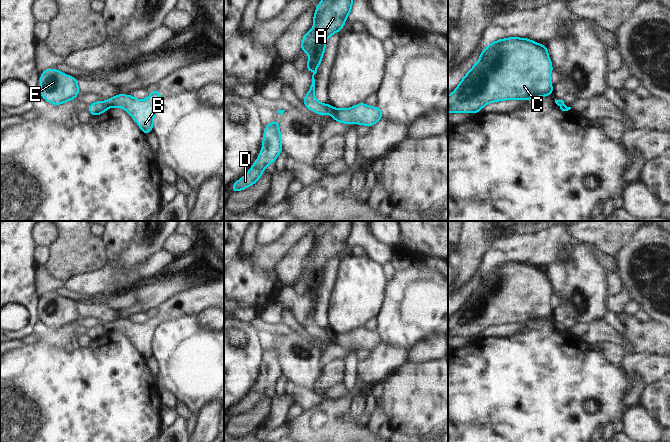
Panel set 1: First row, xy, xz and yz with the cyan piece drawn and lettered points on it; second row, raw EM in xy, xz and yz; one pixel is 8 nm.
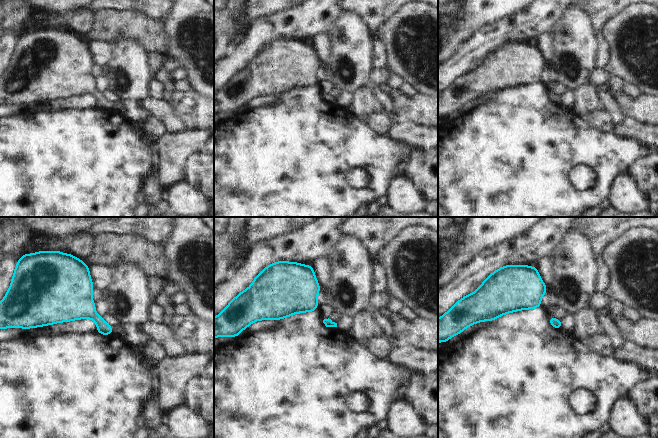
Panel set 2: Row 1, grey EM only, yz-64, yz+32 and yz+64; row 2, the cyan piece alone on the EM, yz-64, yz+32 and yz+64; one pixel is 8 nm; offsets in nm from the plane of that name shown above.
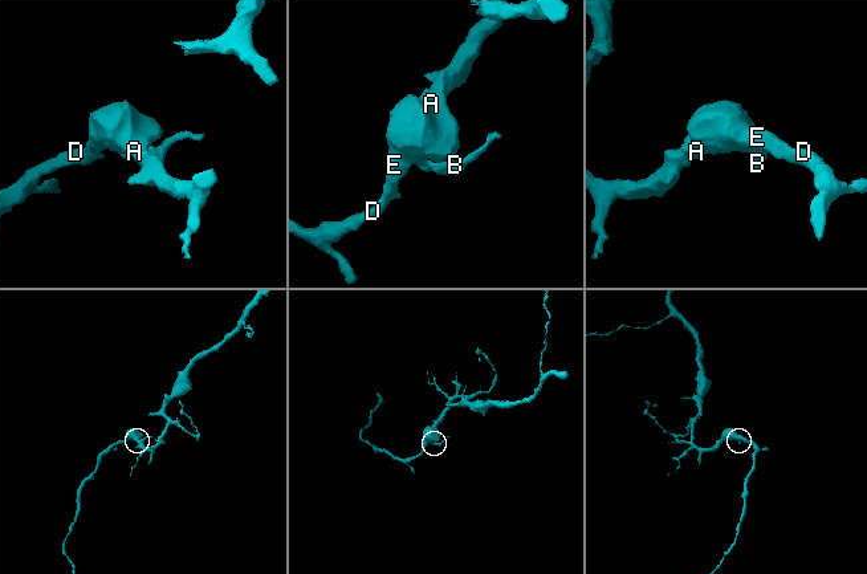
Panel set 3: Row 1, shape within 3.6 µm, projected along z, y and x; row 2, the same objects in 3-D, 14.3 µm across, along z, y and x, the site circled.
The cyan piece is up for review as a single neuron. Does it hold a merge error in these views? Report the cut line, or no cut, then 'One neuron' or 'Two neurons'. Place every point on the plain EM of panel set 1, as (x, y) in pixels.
Split along xz (331, 330), (329, 336). Two neurons

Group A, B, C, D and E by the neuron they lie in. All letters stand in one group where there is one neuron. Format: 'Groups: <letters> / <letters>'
Groups: A C D E / B

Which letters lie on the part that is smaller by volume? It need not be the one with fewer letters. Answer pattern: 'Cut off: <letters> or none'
Cut off: B

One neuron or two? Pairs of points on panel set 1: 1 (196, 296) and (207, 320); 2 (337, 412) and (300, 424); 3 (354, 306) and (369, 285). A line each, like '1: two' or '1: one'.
1: two
2: one
3: one

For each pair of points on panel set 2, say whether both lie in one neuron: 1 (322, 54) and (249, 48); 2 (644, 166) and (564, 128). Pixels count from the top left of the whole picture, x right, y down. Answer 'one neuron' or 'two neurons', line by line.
1: two neurons
2: two neurons

